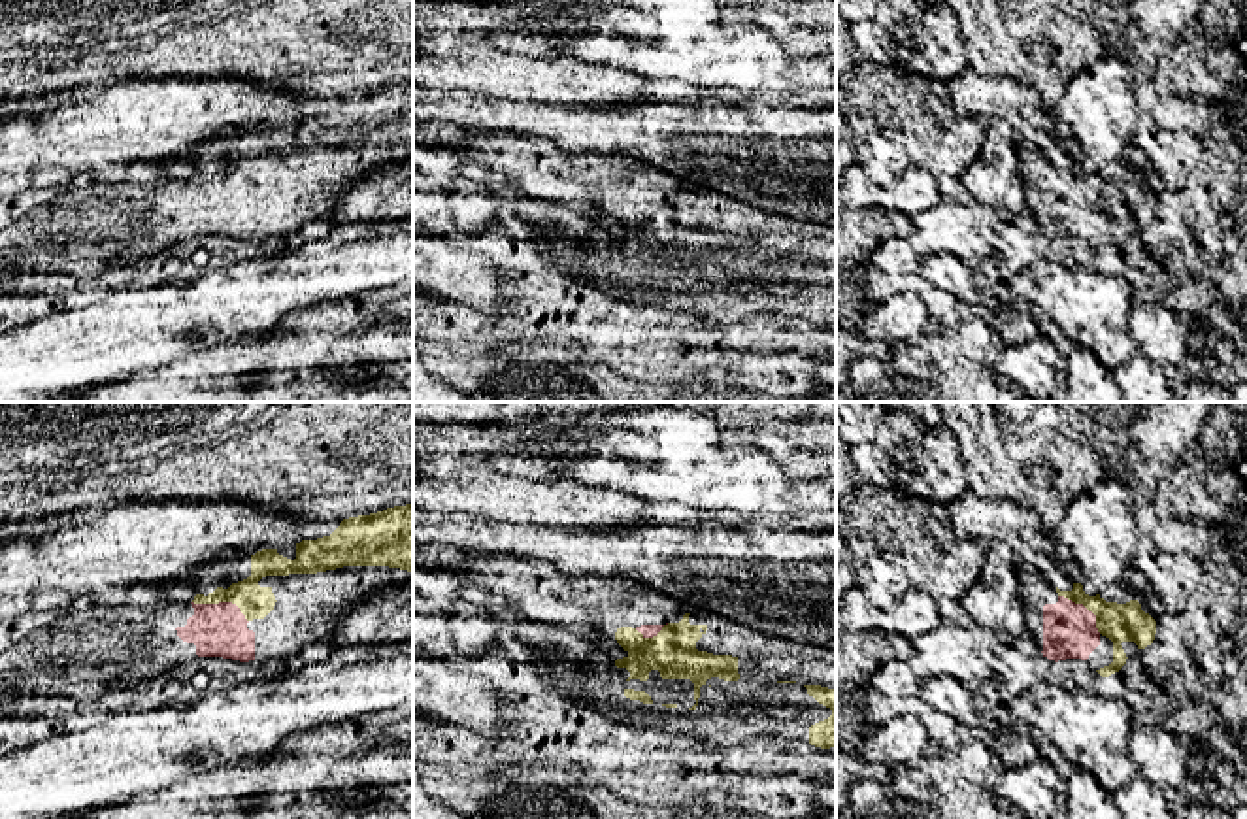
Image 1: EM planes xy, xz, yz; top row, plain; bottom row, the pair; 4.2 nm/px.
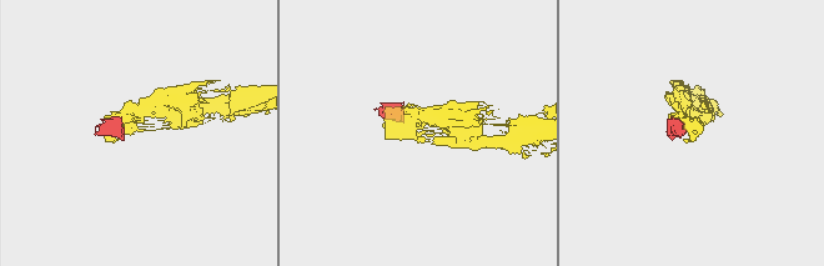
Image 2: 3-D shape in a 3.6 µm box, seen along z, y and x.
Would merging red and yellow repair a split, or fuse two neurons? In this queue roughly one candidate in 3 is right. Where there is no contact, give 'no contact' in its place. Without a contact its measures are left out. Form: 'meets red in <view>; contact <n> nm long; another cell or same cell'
meets red in xy; contact 260 nm long; same cell

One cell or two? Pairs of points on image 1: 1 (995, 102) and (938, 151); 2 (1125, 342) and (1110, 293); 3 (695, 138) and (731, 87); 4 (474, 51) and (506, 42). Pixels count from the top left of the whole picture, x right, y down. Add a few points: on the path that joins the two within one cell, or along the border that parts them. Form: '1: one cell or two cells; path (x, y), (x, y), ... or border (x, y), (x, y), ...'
1: two cells; border (981, 116), (989, 119)
2: one cell; path (1113, 331), (1110, 327), (1110, 304)
3: two cells; border (706, 99), (757, 102), (763, 106)
4: two cells; border (491, 40), (498, 48)

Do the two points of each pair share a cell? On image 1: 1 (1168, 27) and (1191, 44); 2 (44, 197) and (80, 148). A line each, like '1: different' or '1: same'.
1: different
2: different

